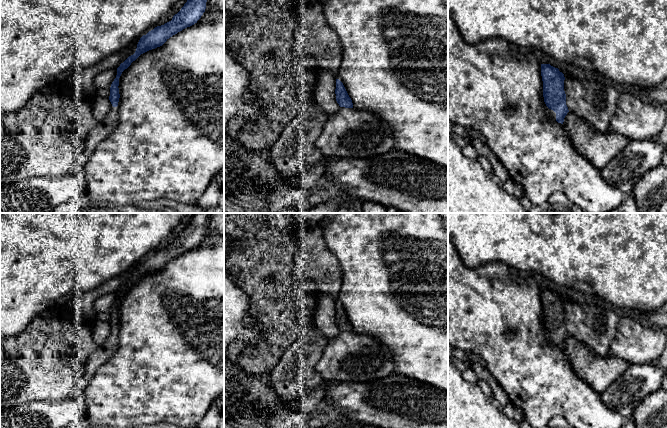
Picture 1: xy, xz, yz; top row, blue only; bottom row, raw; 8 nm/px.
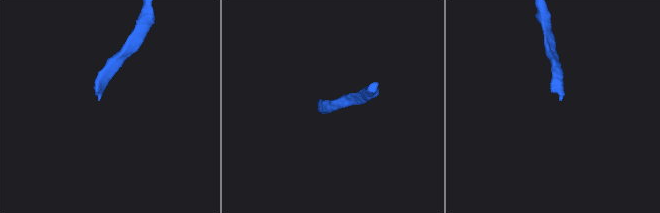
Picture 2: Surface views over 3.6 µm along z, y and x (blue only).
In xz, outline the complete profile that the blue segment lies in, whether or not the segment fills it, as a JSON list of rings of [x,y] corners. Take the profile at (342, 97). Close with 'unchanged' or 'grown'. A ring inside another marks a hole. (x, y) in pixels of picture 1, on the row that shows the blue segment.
[[[336,79],[335,94],[336,101],[340,107],[353,108],[352,100],[349,97],[343,83],[339,79]]]; unchanged

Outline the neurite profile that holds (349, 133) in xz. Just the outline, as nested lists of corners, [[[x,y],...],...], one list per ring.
[[[340,107],[328,117],[315,147],[325,159],[369,158],[395,149],[393,129],[377,114]]]

